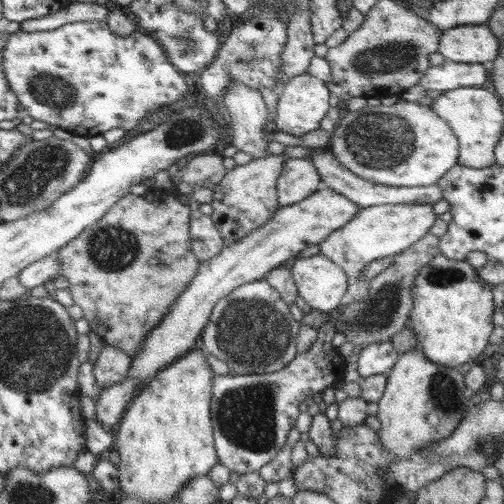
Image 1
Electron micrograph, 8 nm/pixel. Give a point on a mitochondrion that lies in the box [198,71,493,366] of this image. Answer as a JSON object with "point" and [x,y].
{"point":[378,141]}

